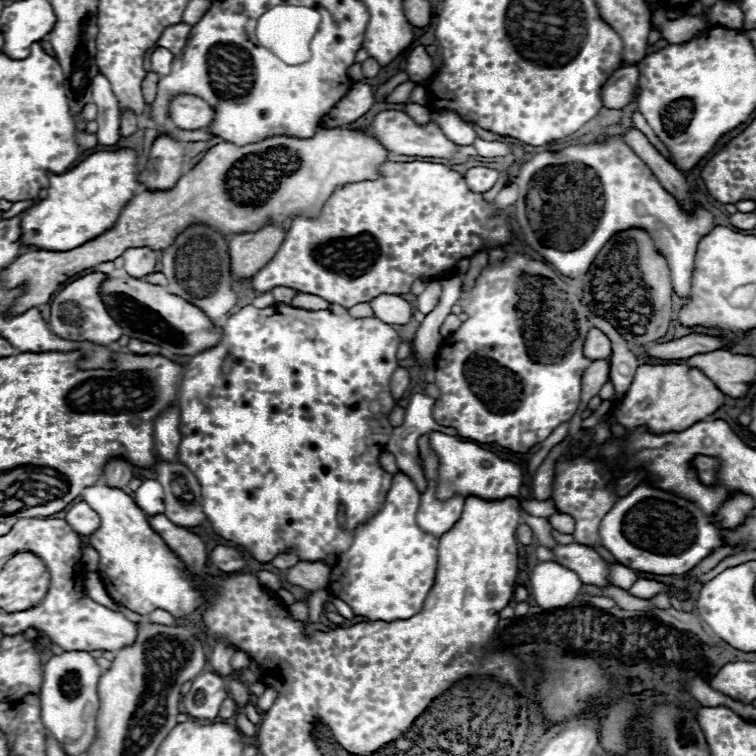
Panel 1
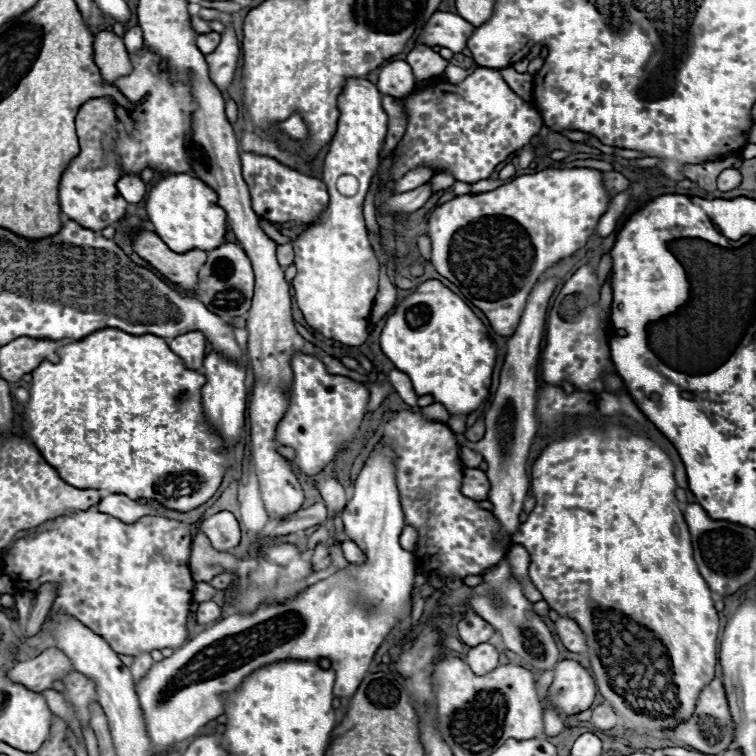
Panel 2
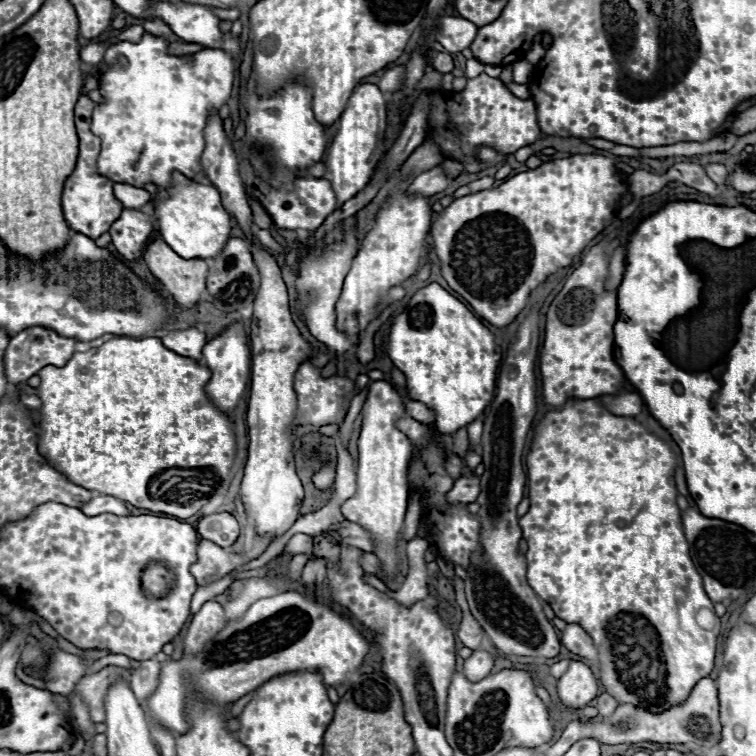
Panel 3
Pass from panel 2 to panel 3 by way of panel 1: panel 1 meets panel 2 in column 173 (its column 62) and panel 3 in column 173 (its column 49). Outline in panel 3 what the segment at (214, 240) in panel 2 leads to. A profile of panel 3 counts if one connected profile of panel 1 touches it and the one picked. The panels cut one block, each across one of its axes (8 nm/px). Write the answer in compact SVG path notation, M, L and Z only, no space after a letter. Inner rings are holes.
M174 174L174 186L168 188L170 198L162 200L156 206L156 220L158 220L158 232L164 238L164 242L182 258L216 258L226 242L230 240L230 214L220 204L220 194L214 186L202 186L196 184L182 174Z

